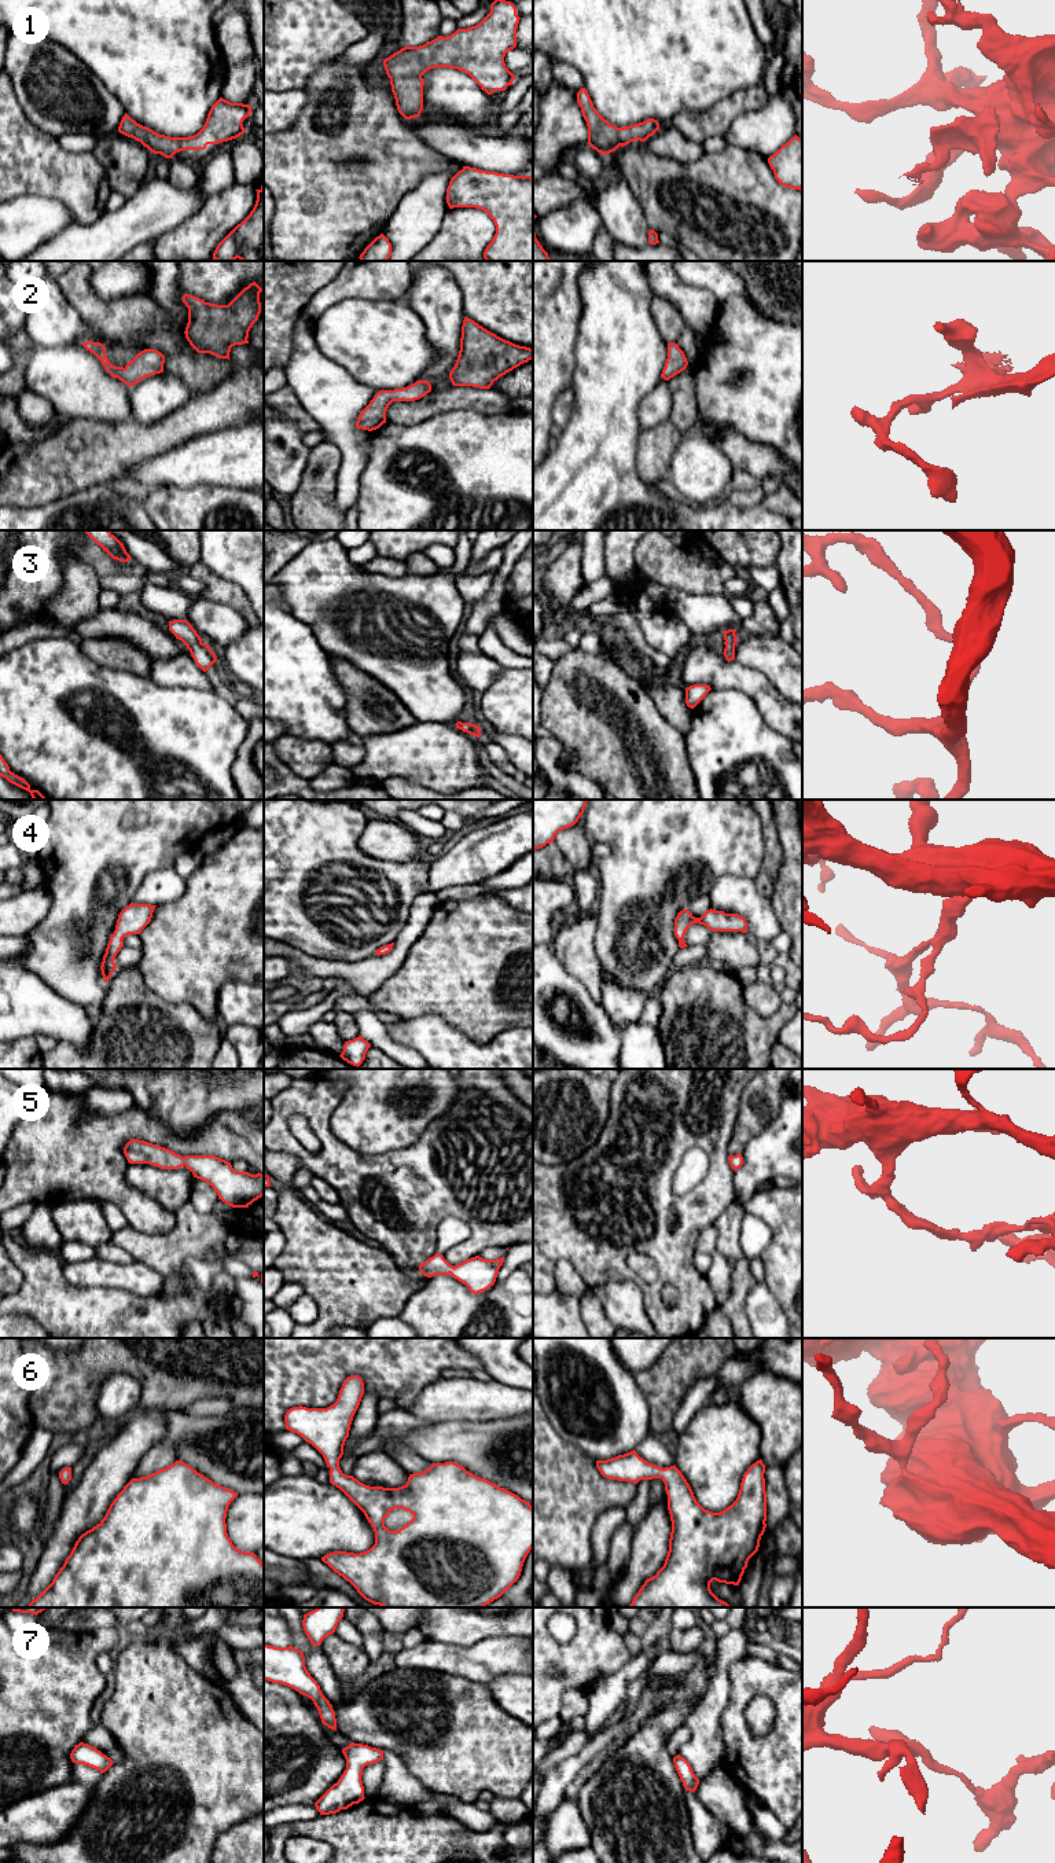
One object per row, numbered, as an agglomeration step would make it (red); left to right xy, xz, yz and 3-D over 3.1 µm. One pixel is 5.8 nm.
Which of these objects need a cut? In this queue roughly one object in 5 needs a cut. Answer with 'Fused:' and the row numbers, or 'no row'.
Fused: no row

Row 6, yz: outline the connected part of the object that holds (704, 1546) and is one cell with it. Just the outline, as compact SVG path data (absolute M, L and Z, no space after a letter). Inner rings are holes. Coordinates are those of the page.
M633 1449L607 1460L596 1460L600 1474L610 1480L637 1484L640 1480L661 1478L668 1495L672 1521L669 1551L663 1566L647 1579L628 1607L731 1607L710 1590L713 1580L739 1585L749 1559L758 1551L767 1528L765 1465L753 1463L743 1474L736 1500L720 1513L705 1510L674 1466L659 1467L648 1463Z

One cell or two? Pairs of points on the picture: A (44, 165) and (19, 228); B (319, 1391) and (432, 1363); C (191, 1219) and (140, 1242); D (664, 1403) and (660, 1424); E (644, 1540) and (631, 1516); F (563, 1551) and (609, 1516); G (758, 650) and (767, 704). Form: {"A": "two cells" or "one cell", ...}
{"A": "two cells", "B": "one cell", "C": "one cell", "D": "one cell", "E": "two cells", "F": "two cells", "G": "two cells"}

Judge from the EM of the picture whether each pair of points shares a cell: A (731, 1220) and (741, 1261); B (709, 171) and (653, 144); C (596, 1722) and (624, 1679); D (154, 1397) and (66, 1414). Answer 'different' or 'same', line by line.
A: same
B: different
C: same
D: same

